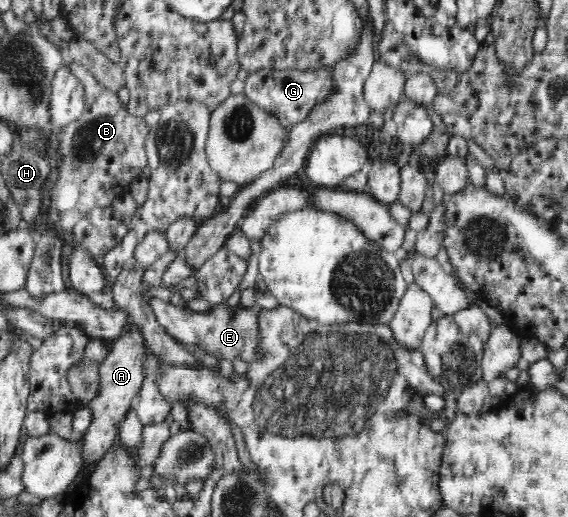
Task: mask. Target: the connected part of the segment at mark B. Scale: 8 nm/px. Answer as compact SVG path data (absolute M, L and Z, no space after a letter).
M69 61L68 67L74 73L85 90L84 110L82 114L61 129L54 130L57 135L59 144L59 154L61 159L56 164L59 175L57 181L53 184L50 192L51 204L47 218L51 220L52 226L60 229L62 232L70 232L73 226L85 216L90 209L94 207L106 207L116 196L122 196L128 193L130 184L140 178L142 169L147 165L147 154L145 151L146 135L149 127L146 125L144 118L132 116L127 107L120 99L117 92L102 87L94 75L89 73L78 63Z

